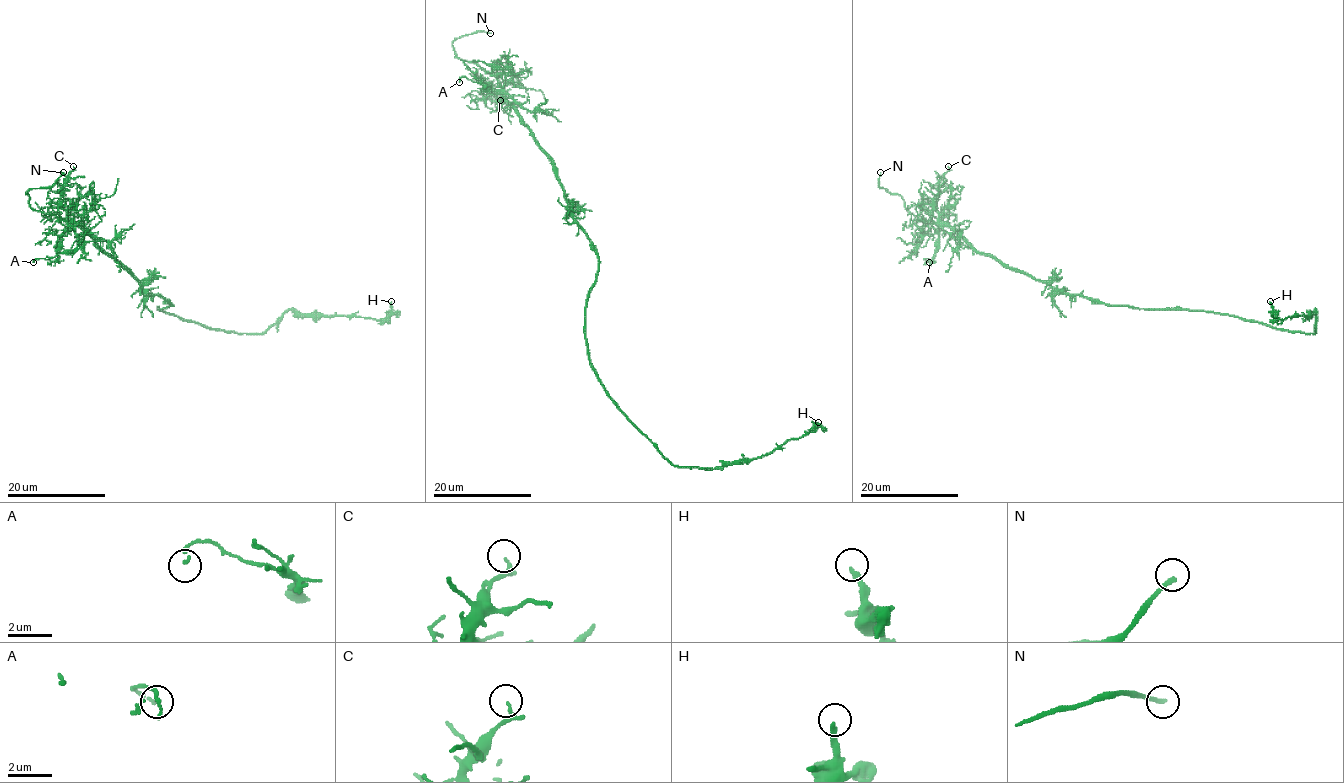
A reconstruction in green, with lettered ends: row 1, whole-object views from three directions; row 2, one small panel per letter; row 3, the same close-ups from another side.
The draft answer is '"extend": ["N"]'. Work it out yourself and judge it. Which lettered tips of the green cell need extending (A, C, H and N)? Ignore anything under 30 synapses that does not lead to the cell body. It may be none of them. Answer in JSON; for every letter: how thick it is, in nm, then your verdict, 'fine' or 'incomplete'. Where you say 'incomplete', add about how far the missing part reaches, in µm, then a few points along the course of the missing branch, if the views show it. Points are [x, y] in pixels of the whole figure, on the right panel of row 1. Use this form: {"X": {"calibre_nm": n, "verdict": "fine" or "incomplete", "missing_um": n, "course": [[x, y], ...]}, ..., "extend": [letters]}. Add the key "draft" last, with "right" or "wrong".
{"A": {"calibre_nm": 140, "verdict": "fine"}, "C": {"calibre_nm": 120, "verdict": "fine"}, "H": {"calibre_nm": 180, "verdict": "fine"}, "N": {"calibre_nm": 170, "verdict": "incomplete", "missing_um": 45, "course": [[880, 172], [890, 144], [888, 110], [906, 97], [906, 88], [901, 62], [882, 33], [874, 30]]}, "extend": ["N"], "draft": "right"}

